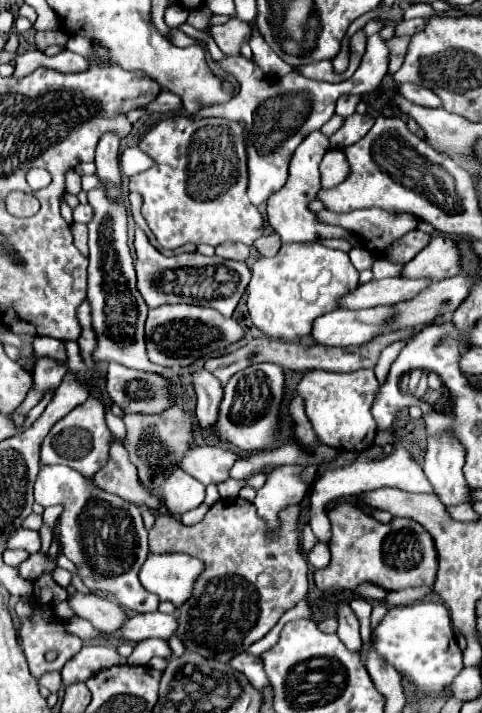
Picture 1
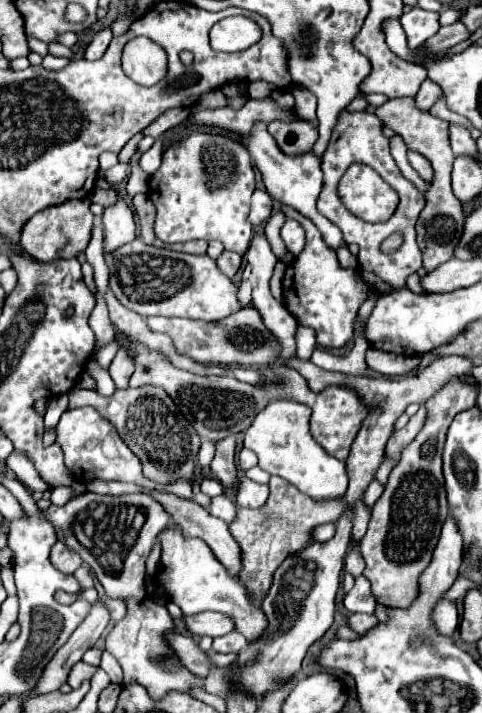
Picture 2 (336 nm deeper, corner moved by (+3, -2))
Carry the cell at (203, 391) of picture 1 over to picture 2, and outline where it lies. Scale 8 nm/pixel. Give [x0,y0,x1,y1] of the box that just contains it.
[211,438,237,490]

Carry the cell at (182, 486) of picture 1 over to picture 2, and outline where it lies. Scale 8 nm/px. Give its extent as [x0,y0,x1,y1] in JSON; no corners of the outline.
[197,440,213,466]

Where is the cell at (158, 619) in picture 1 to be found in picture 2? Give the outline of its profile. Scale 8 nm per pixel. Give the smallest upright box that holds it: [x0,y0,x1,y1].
[185,612,233,636]

